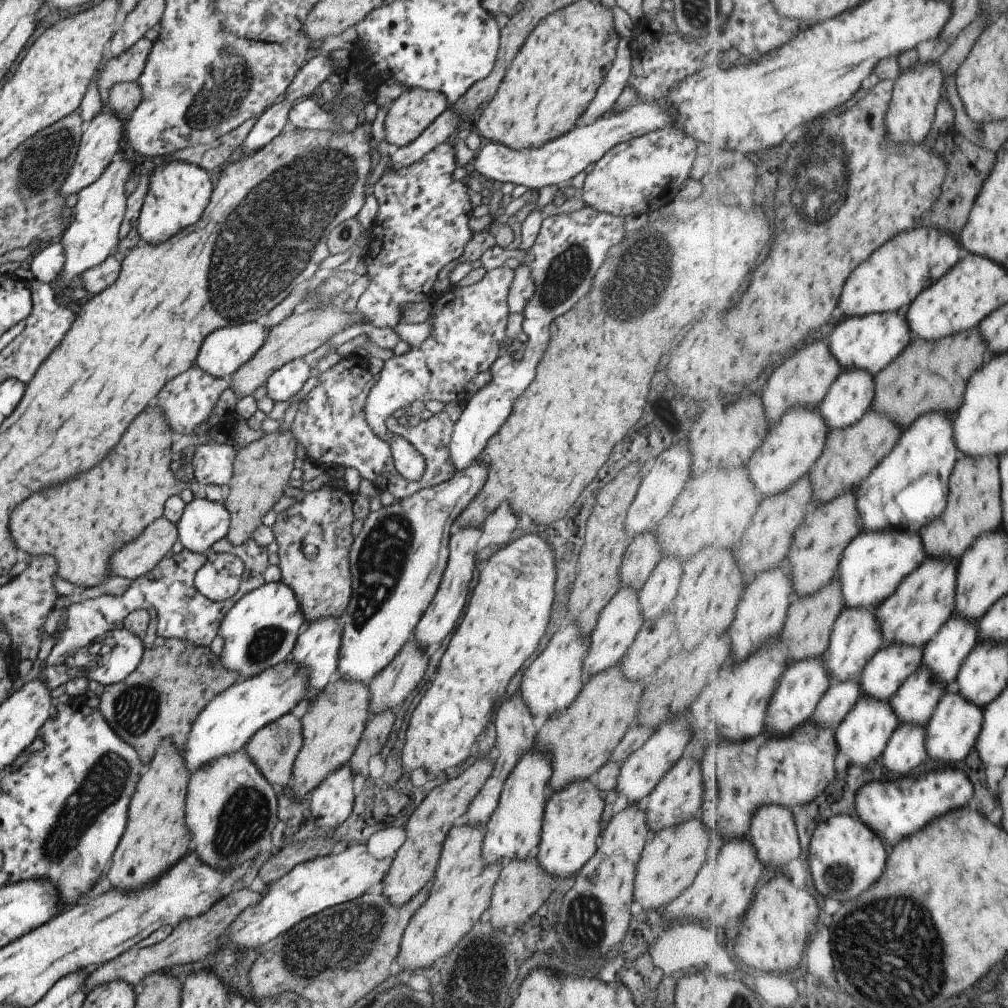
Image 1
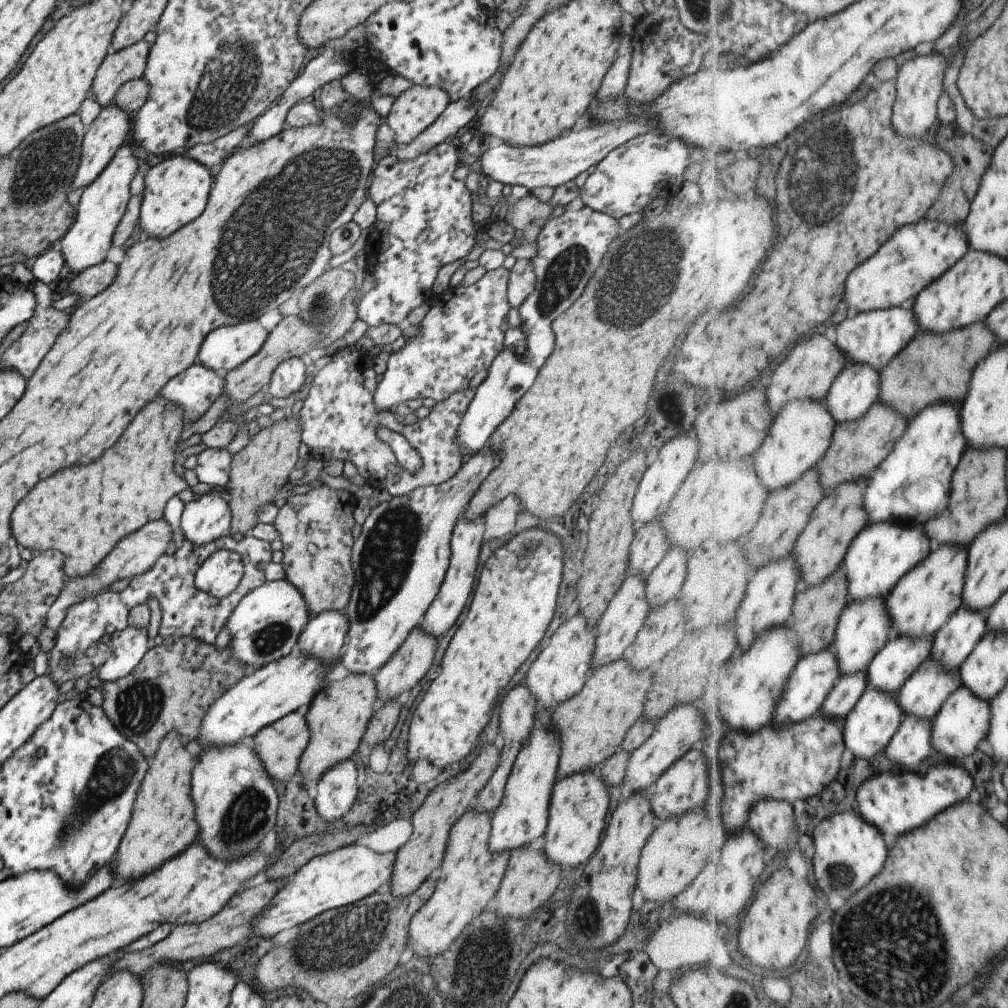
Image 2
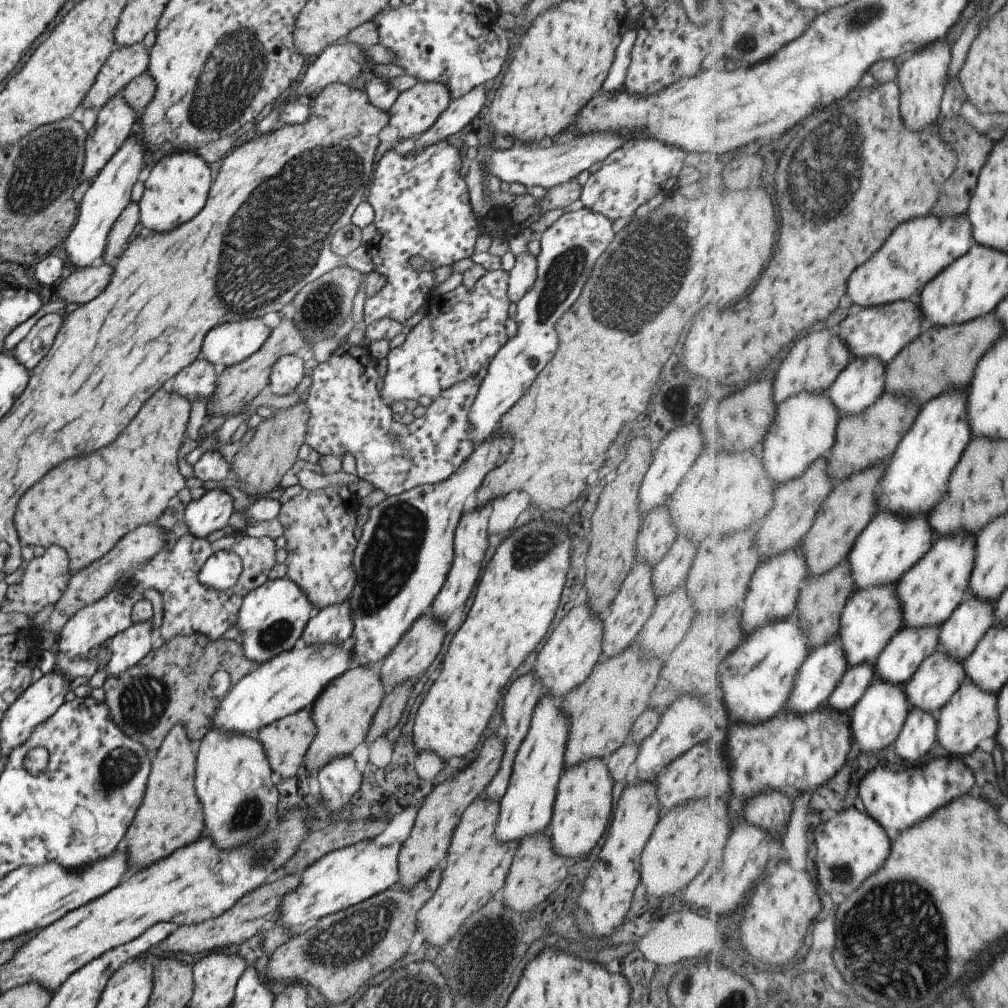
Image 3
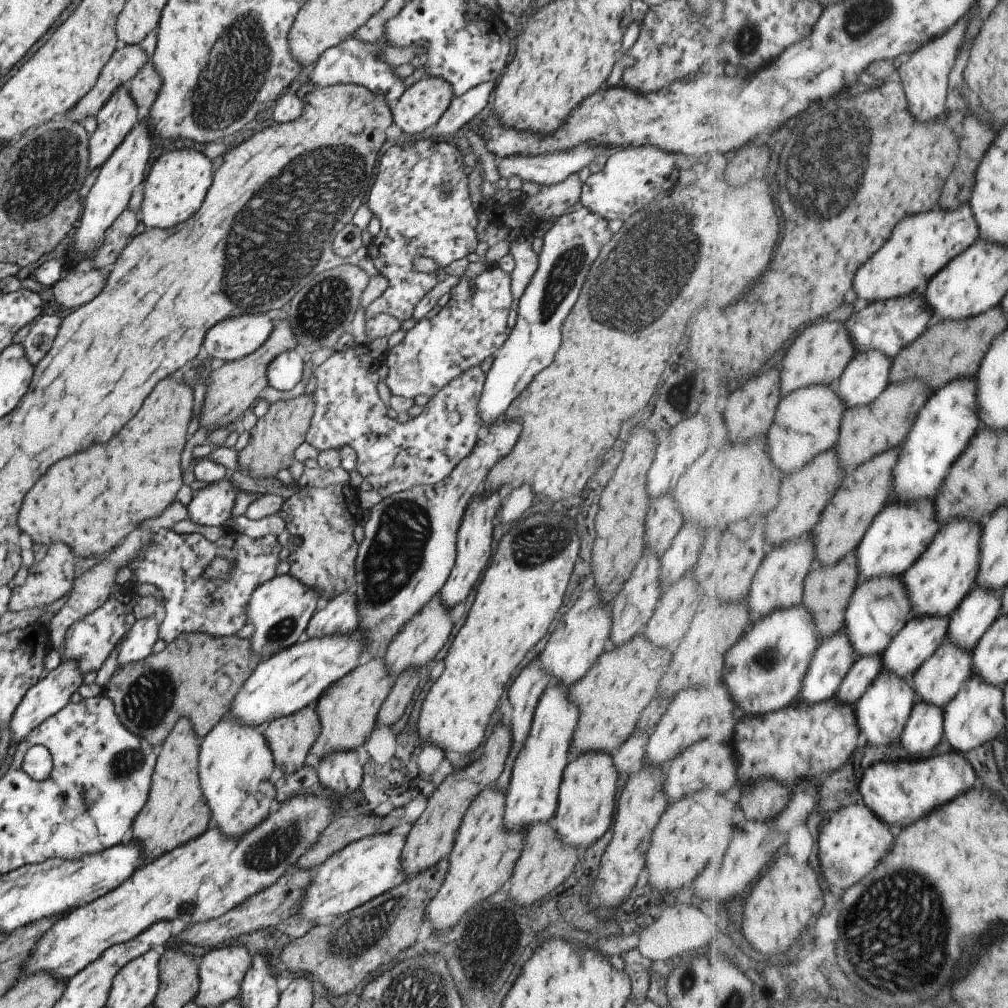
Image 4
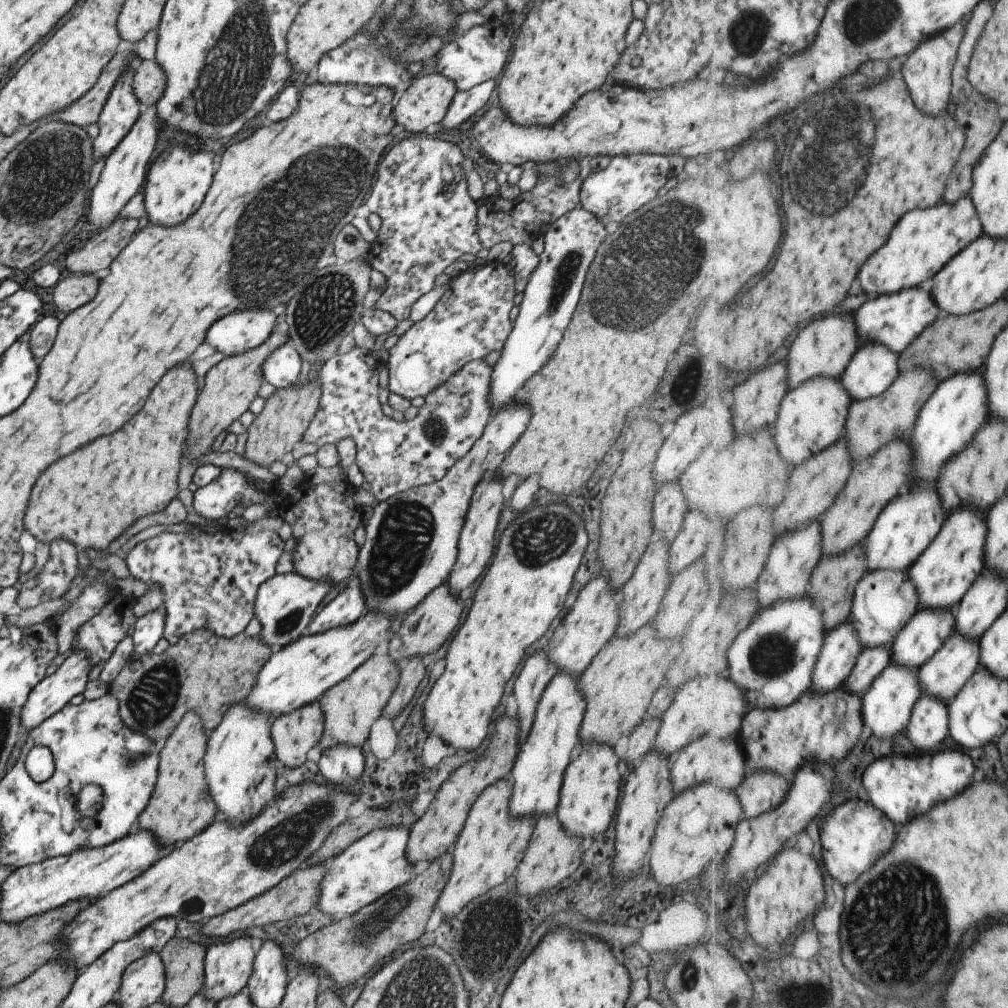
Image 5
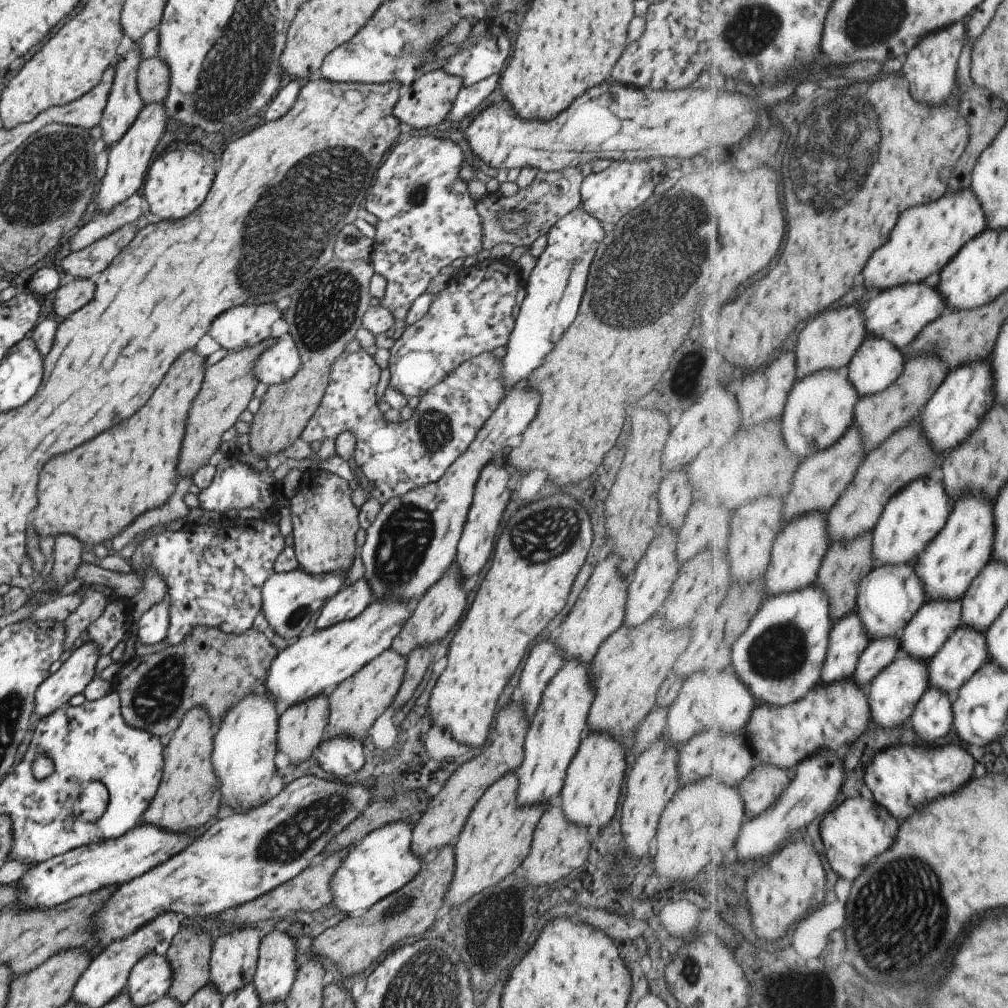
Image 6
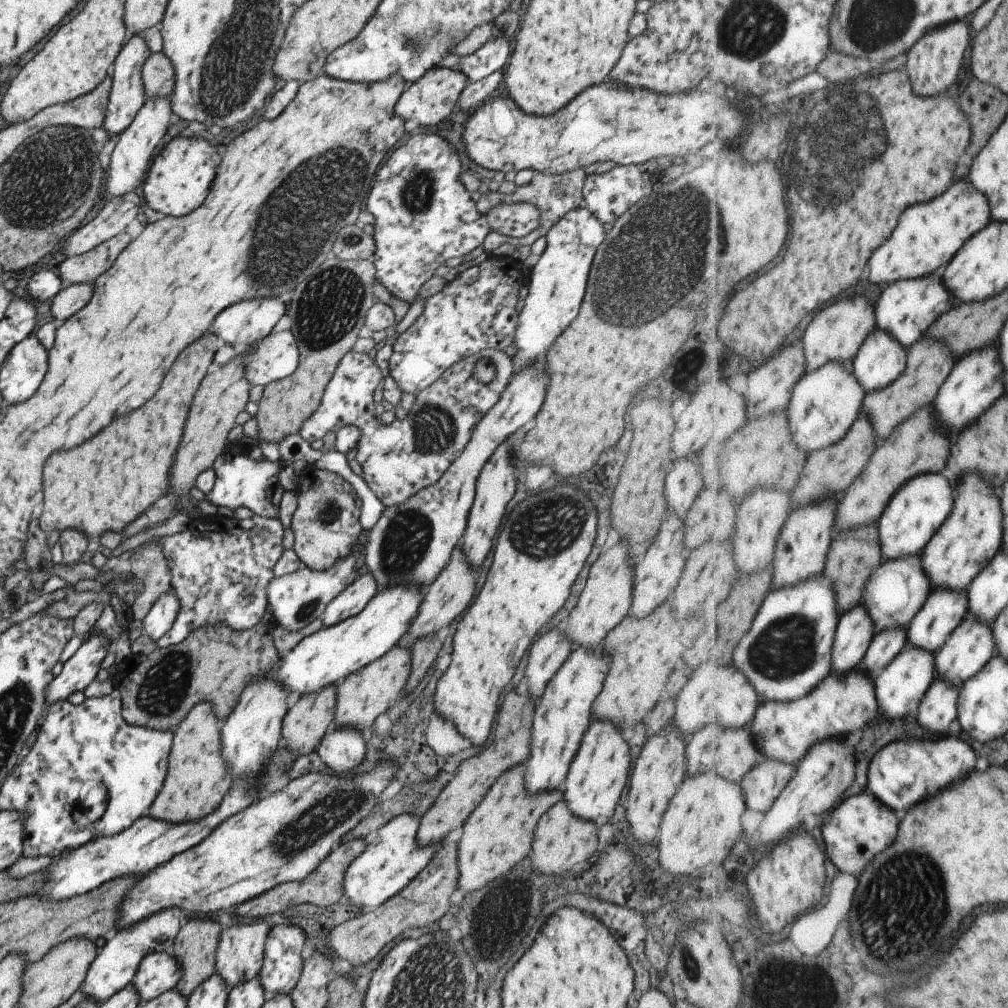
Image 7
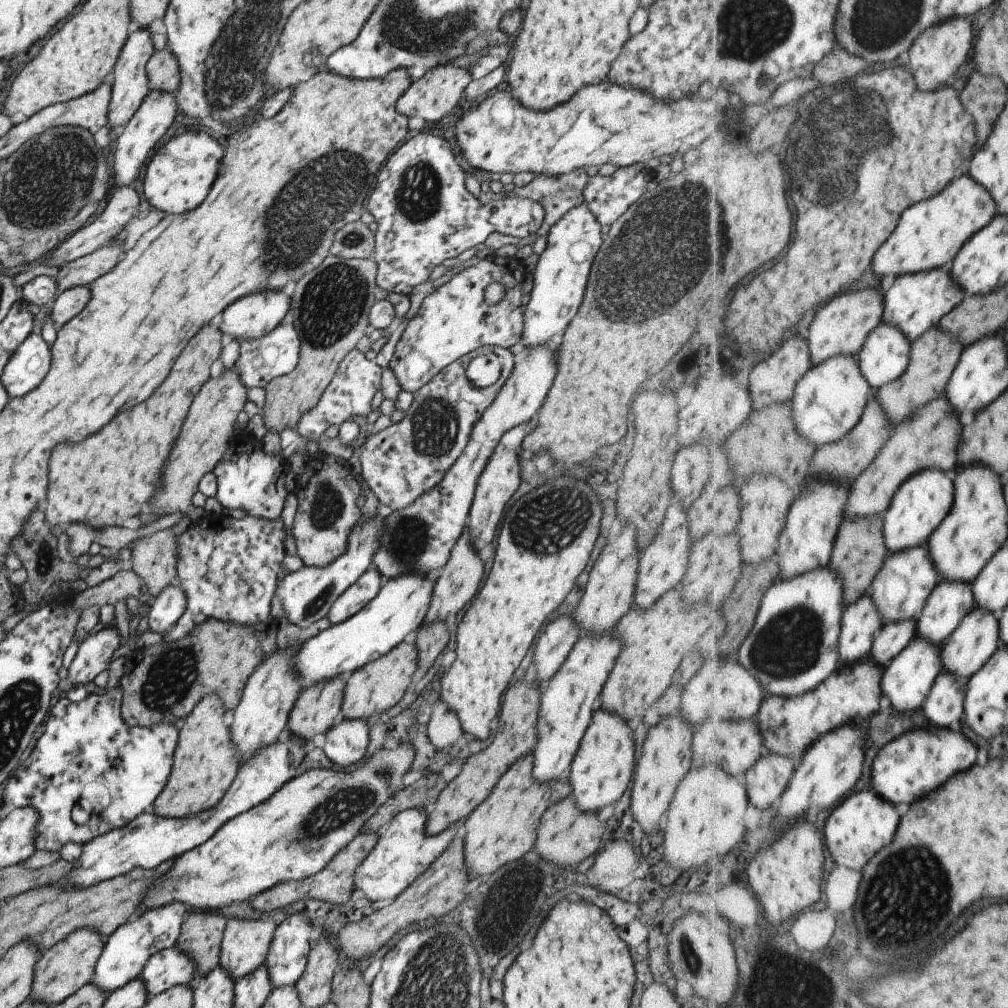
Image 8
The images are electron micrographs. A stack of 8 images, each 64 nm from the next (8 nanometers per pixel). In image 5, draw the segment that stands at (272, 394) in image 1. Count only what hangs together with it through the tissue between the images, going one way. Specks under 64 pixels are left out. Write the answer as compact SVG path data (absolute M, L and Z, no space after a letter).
M289 340L285 341L264 360L261 366L263 382L268 382L275 389L297 382L301 359L294 345Z

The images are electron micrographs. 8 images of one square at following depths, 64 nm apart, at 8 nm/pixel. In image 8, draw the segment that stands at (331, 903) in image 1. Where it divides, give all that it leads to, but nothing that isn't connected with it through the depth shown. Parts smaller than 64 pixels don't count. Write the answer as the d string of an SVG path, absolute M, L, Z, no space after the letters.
M412 808L398 812L380 831L378 841L369 854L358 864L353 880L354 890L363 890L365 898L371 902L393 898L413 882L449 846L454 832L464 824L459 819L449 828L436 835L426 835L424 824L428 809Z

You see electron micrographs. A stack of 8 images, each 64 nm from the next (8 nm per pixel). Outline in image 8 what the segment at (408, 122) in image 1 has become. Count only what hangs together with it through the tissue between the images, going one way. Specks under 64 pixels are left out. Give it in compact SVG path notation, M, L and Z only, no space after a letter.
M449 63L434 66L425 72L421 78L410 83L405 92L396 100L395 110L407 118L417 116L421 120L425 120L427 124L429 122L438 122L445 114L451 112L451 108L457 104L465 87L471 80L467 68L452 66Z

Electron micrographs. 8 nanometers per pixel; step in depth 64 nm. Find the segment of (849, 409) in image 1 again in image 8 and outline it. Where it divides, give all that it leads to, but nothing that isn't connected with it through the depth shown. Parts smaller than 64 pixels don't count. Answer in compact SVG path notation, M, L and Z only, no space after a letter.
M882 322L859 354L860 367L873 391L900 379L912 359L912 342L898 326Z

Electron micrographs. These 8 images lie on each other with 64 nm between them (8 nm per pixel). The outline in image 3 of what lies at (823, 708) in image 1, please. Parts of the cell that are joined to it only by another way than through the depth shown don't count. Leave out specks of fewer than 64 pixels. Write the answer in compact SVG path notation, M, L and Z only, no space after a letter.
M861 663L849 668L837 685L836 691L832 692L827 705L846 713L851 712L876 678L876 666L874 664Z

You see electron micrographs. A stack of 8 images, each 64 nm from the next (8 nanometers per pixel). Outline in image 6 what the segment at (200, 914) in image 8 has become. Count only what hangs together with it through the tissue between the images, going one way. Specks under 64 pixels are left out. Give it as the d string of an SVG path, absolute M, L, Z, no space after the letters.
M179 927L177 934L171 939L165 958L172 970L172 983L165 995L178 1000L184 1005L191 995L209 982L209 959L211 950L211 937L207 931L201 931L199 927Z

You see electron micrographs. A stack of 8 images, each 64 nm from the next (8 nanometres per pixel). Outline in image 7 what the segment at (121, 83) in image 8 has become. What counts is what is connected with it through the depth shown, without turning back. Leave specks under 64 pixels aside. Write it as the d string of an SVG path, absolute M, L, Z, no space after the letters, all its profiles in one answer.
M132 35L127 43L119 49L113 61L113 76L111 77L108 103L105 109L105 116L102 128L107 132L107 136L120 134L121 131L133 120L136 112L142 107L145 101L144 86L141 80L141 67L150 55L143 35Z

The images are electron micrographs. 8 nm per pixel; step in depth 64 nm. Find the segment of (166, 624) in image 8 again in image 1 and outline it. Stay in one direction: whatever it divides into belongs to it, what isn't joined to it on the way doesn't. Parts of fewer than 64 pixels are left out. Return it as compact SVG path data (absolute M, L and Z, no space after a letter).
M125 628L110 630L102 634L98 641L93 642L88 647L88 653L91 657L99 655L102 659L96 663L89 664L87 674L85 674L86 679L89 681L95 680L95 682L99 682L103 686L115 684L135 670L141 660L143 651L142 639L136 634L129 632Z

